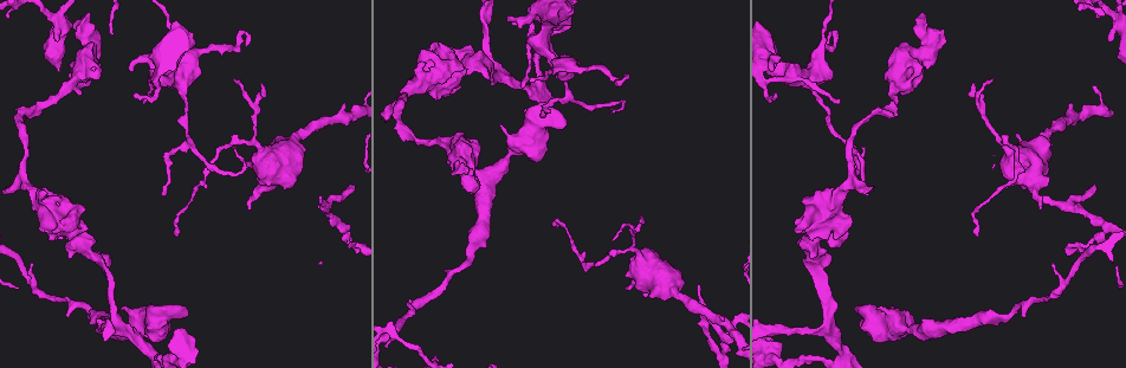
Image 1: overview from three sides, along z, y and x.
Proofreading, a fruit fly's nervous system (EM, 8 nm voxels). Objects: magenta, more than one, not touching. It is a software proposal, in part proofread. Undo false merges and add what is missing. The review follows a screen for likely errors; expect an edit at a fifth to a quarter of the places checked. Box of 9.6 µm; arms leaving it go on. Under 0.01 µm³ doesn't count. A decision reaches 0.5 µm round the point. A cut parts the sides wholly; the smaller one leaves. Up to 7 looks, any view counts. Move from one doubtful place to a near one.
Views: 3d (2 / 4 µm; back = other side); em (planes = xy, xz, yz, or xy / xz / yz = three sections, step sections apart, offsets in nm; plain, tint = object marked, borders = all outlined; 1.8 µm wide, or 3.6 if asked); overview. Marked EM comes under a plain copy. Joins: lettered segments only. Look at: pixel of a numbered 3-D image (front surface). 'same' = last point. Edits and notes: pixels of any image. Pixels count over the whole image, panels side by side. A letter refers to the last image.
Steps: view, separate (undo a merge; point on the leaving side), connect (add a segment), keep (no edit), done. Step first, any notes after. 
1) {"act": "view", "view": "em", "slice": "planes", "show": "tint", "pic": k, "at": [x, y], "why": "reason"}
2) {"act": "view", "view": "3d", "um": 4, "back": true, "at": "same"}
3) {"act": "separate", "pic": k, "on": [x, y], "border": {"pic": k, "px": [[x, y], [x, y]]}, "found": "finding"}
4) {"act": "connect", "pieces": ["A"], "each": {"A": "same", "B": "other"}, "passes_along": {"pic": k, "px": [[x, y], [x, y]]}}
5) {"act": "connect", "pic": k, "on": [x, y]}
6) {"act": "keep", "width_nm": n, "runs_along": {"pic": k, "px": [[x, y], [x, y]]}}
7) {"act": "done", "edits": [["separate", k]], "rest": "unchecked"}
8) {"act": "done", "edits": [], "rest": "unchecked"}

{"act": "view", "view": "em", "slice": "xz", "step": 4, "show": "tint", "pic": 1, "at": [873, 114], "why": "a narrow waist"}

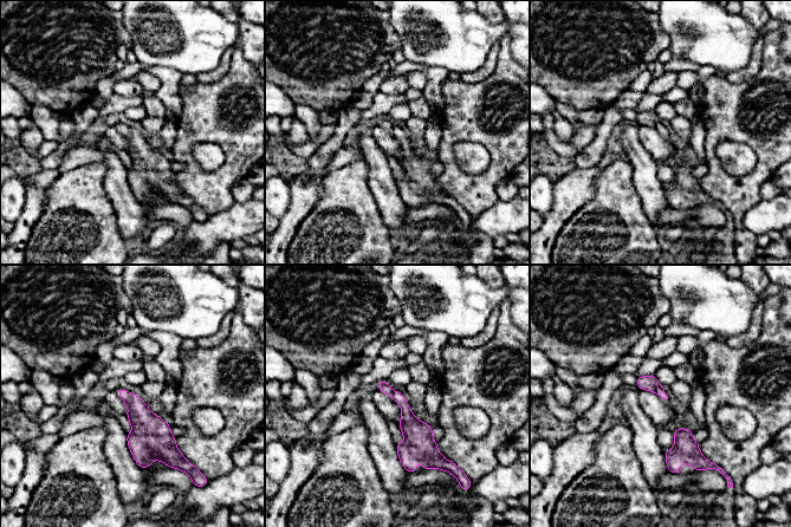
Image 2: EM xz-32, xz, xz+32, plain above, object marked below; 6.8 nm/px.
{"act": "view", "view": "em", "slice": "planes", "show": "borders", "at": "same", "why": "another direction"}

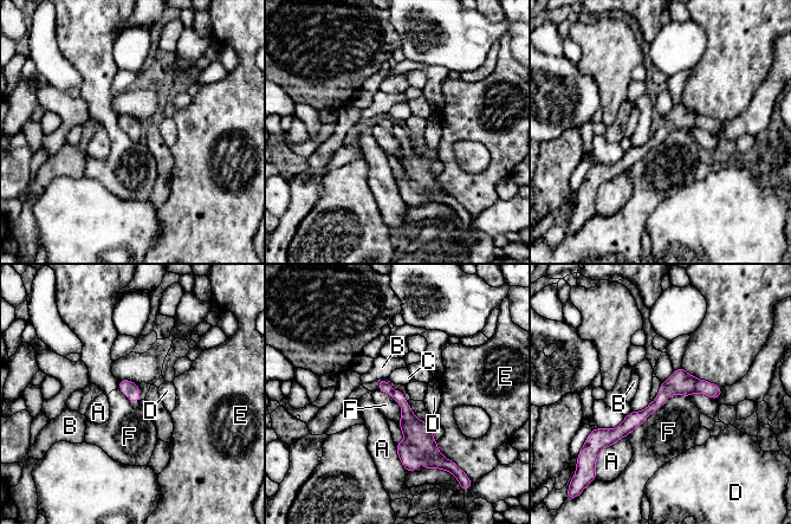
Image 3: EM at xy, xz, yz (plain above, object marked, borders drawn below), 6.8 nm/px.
{"act": "keep", "width_nm": 90, "each": {"A": "other", "B": "other", "C": "other", "D": "other", "E": "other", "F": "other"}, "border": {"pic": 3, "px": [[687, 395], [669, 395], [627, 434]]}, "found": "all the same cell"}

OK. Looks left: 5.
{"act": "view", "view": "em", "um": 3.6, "slice": "planes", "show": "tint", "pic": 1, "at": [91, 40], "why": "abrupt turn"}

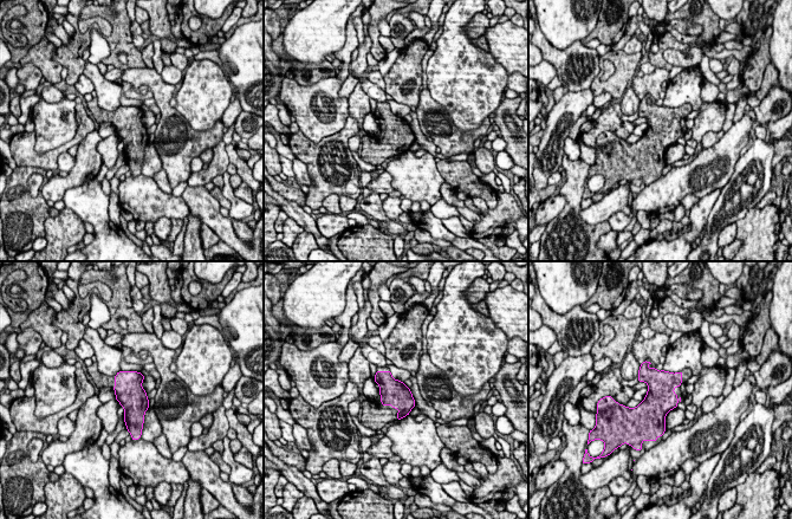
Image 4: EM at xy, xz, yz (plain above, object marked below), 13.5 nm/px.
{"act": "view", "view": "em", "um": 3.6, "slice": "planes", "show": "borders", "at": "same"}

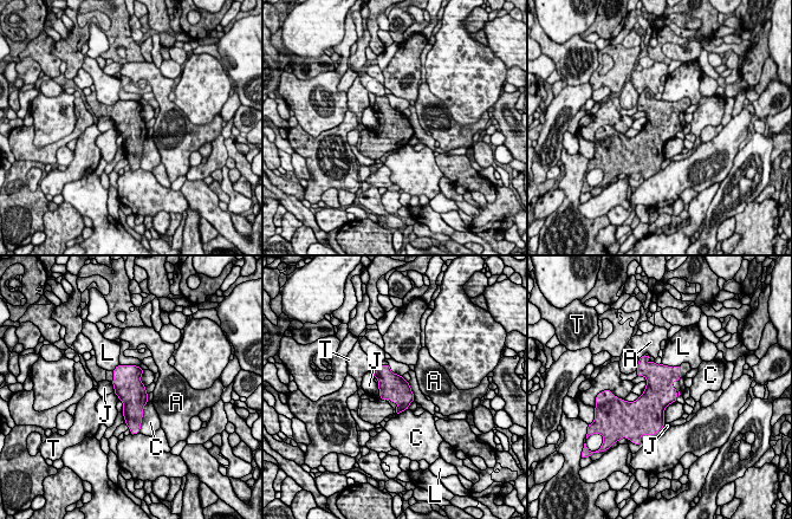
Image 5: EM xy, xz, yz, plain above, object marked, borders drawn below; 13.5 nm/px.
{"act": "keep", "width_nm": 360, "each": {"A": "other", "C": "other", "J": "other", "L": "other", "T": "other"}, "border": {"pic": 5, "px": [[376, 383], [380, 394]]}, "found": "all the same cell"}

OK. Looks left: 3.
{"act": "view", "view": "3d", "um": 2, "pic": 1, "at": [246, 46], "why": "tapers out"}

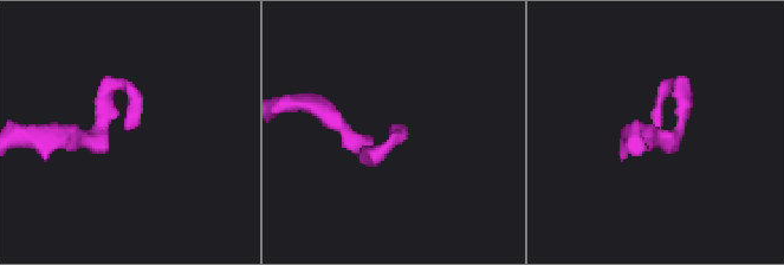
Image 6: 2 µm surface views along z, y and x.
{"act": "view", "view": "em", "slice": "yz", "step": 4, "show": "tint", "pic": 6, "at": [125, 126]}

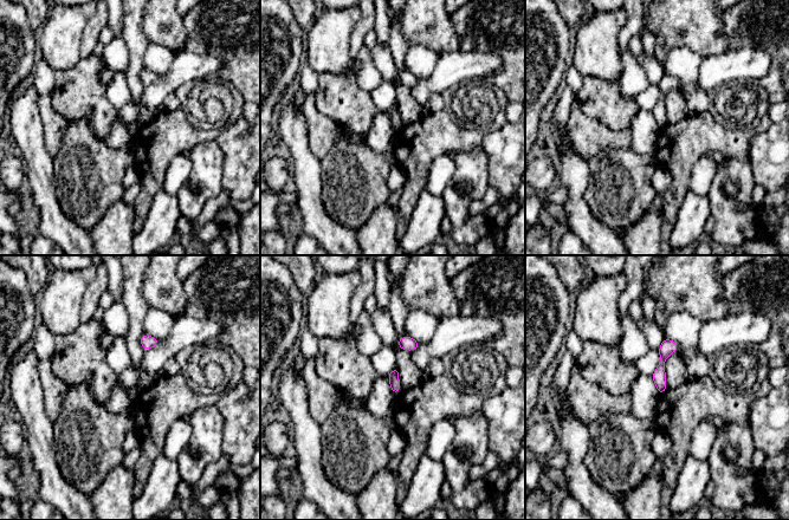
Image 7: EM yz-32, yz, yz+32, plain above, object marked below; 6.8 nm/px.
{"act": "view", "view": "em", "slice": "planes", "show": "borders", "at": "same"}

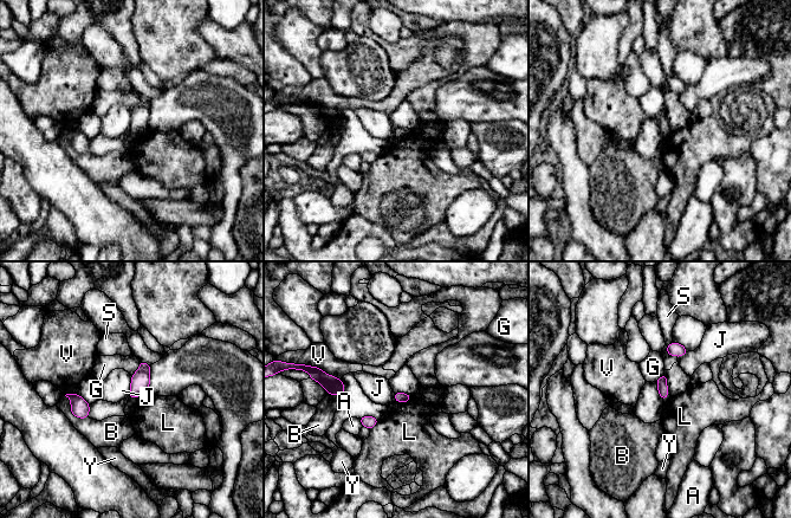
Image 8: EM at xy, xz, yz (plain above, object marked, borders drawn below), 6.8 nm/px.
{"act": "keep", "width_nm": 70, "each": {"A": "other", "B": "other", "G": "other", "J": "other", "L": "other", "S": "other", "V": "other", "Y": "other"}, "found": "no lettered segment goes on from it"}

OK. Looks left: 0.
{"act": "done", "edits": [], "rest": "unchecked"}

